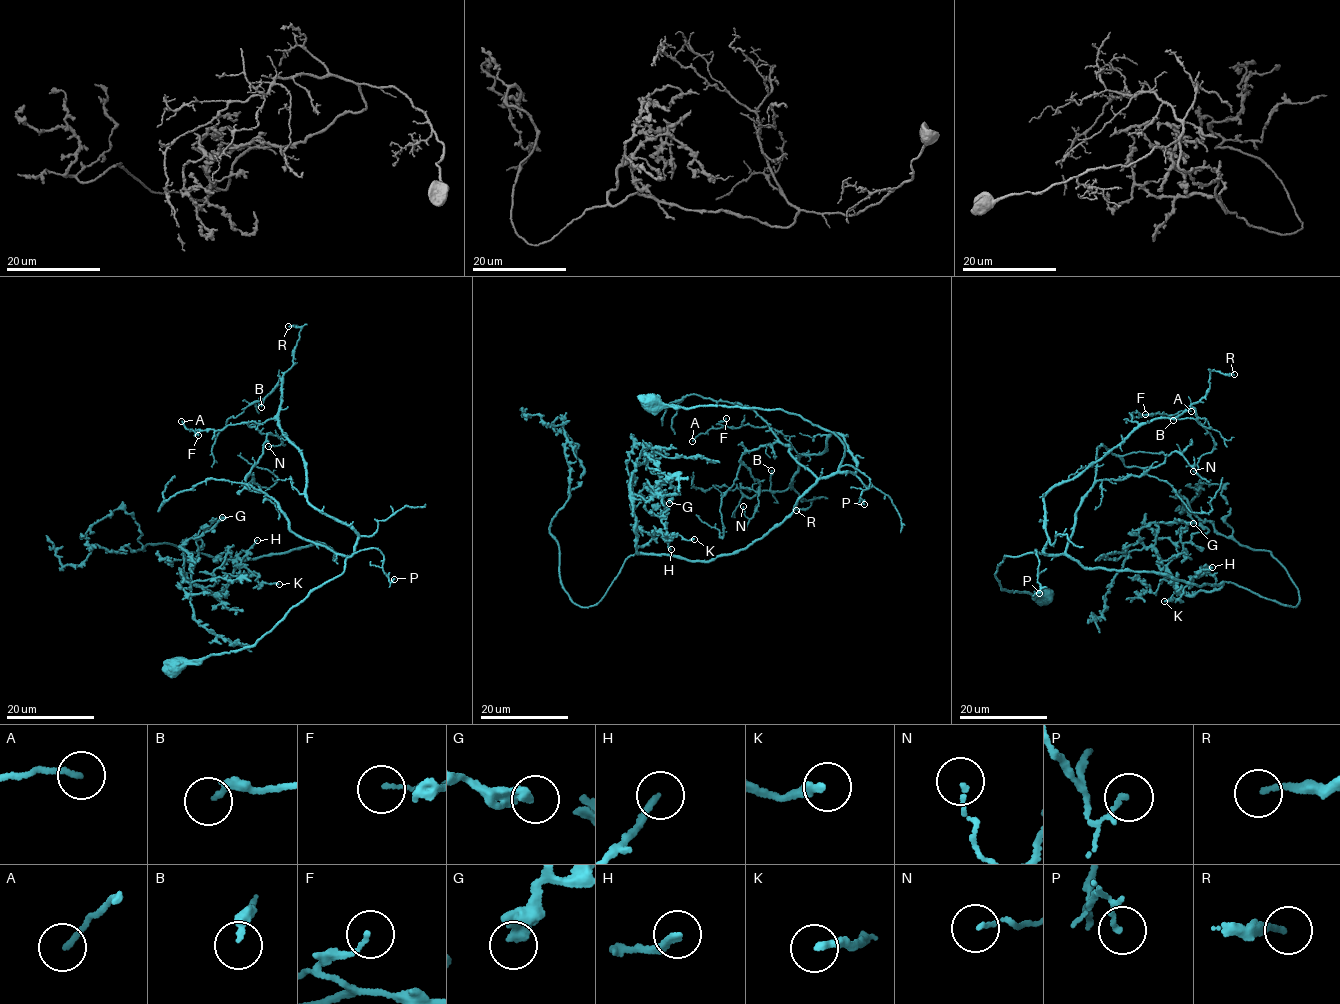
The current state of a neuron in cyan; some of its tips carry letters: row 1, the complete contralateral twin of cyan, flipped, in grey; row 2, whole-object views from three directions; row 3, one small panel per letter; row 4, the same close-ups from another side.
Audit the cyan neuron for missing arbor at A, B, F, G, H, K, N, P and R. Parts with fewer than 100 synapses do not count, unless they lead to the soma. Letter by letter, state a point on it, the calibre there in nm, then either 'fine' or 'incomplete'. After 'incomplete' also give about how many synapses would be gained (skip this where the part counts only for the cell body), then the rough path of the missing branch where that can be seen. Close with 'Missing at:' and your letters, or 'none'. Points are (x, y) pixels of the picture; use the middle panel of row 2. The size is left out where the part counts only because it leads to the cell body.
A: place (692, 441); calibre 170 nm; fine
B: place (771, 470); calibre 240 nm; fine
F: place (726, 418); calibre 120 nm; fine
G: place (669, 503); calibre 380 nm; fine
H: place (671, 549); calibre 200 nm; fine
K: place (694, 539); calibre 240 nm; fine
N: place (743, 506); calibre 110 nm; fine
P: place (864, 504); calibre 90 nm; fine
R: place (796, 510); calibre 150 nm; fine
Missing at: none

